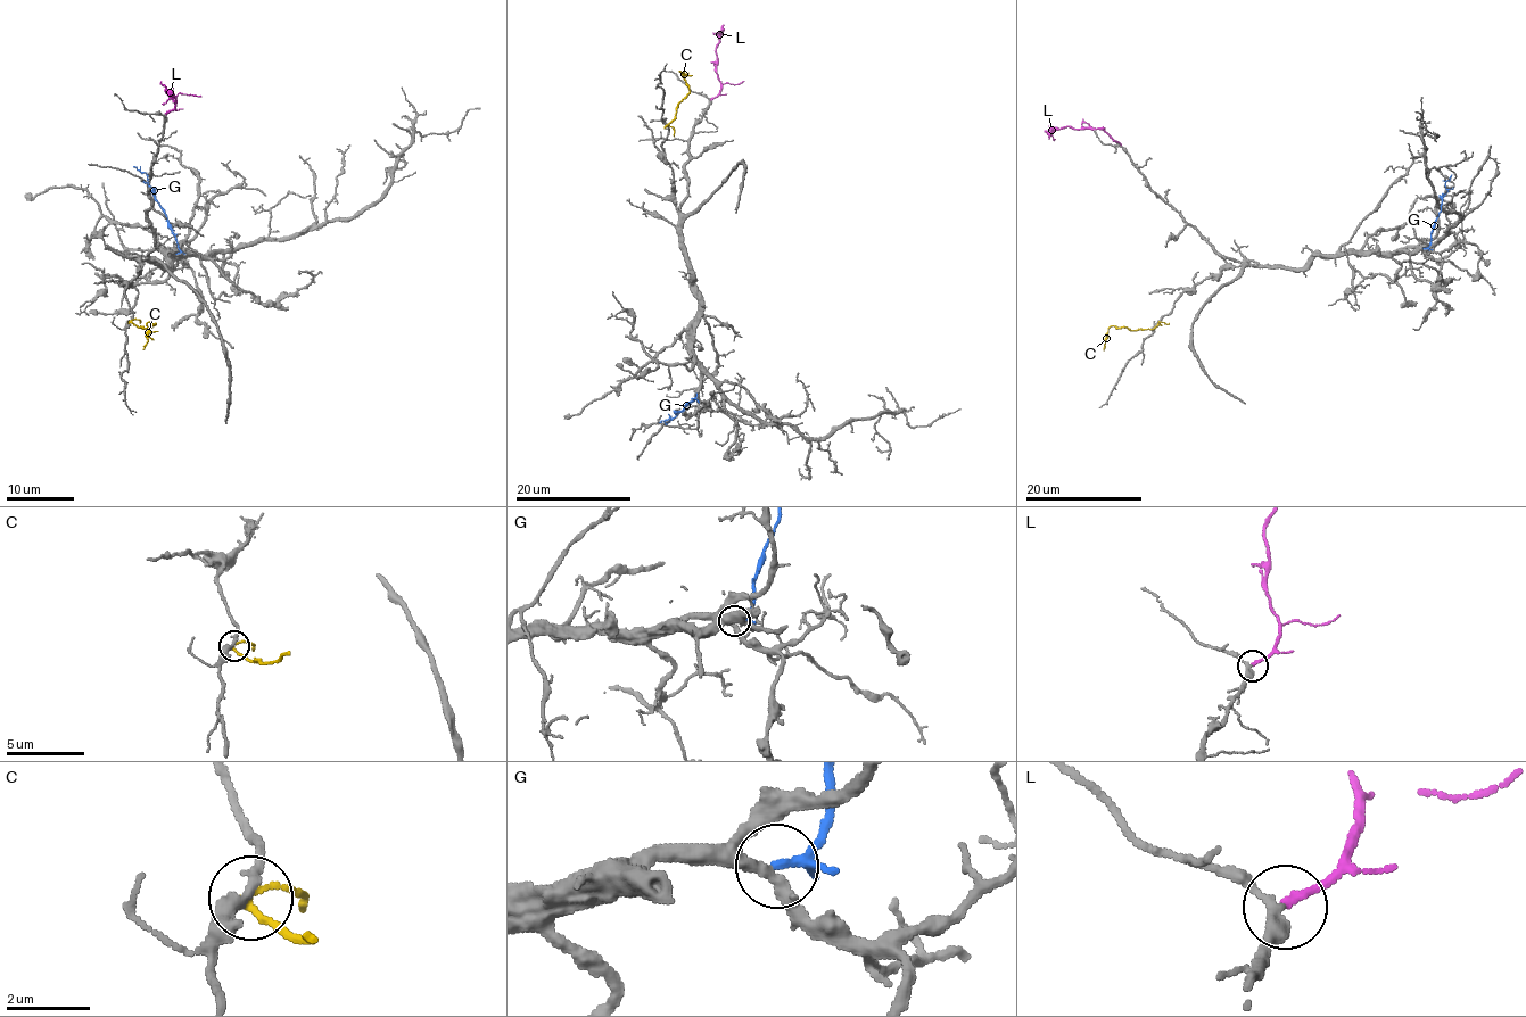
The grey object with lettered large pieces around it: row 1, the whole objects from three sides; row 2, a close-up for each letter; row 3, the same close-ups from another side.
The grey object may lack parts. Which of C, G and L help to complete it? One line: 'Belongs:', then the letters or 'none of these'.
Belongs: L

